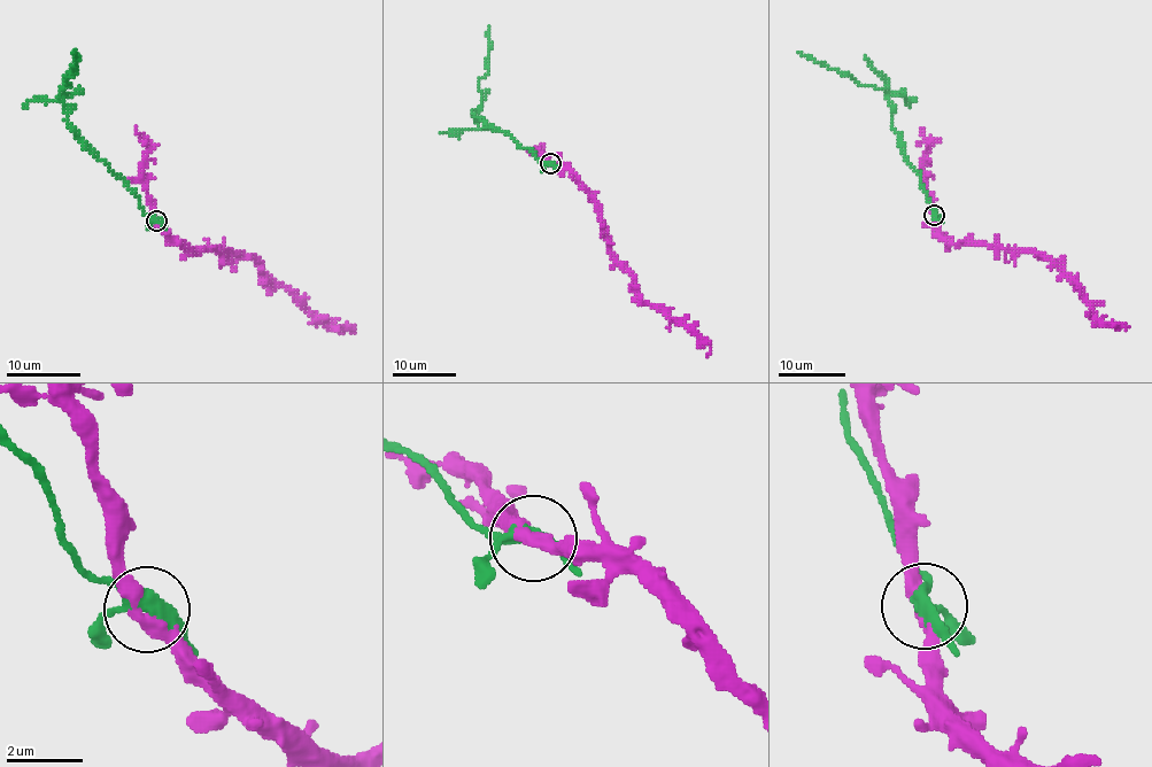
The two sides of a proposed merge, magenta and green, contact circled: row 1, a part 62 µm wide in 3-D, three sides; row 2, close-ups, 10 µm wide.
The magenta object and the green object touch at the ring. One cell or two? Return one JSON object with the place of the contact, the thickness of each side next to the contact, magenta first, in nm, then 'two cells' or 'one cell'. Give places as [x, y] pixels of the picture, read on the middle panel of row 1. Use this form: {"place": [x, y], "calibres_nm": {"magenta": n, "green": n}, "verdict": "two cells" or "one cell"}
{"place": [550, 163], "calibres_nm": {"magenta": 360, "green": 280}, "verdict": "two cells"}

